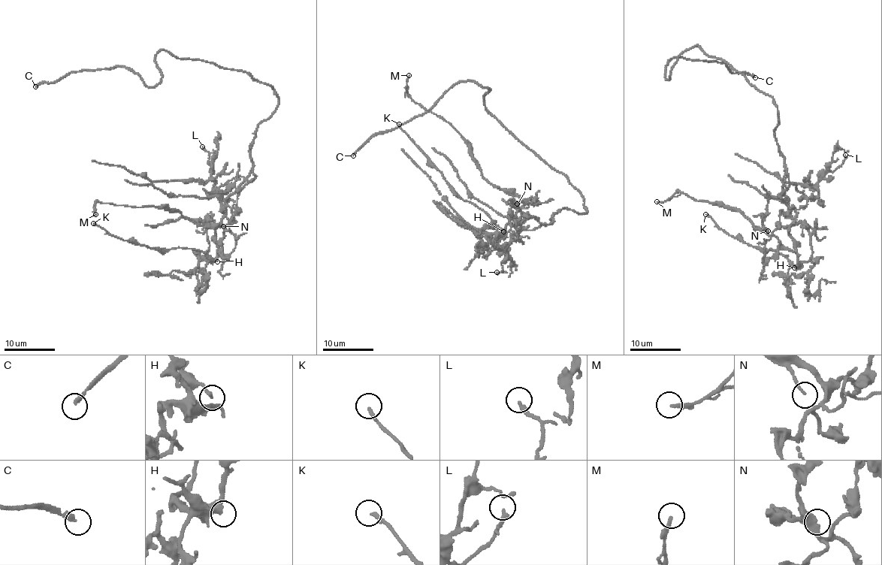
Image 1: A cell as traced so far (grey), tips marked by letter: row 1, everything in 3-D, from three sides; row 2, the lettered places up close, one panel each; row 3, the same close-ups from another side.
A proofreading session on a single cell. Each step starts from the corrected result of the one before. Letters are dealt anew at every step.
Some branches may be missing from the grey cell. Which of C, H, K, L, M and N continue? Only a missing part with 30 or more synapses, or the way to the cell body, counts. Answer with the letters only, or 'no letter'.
C

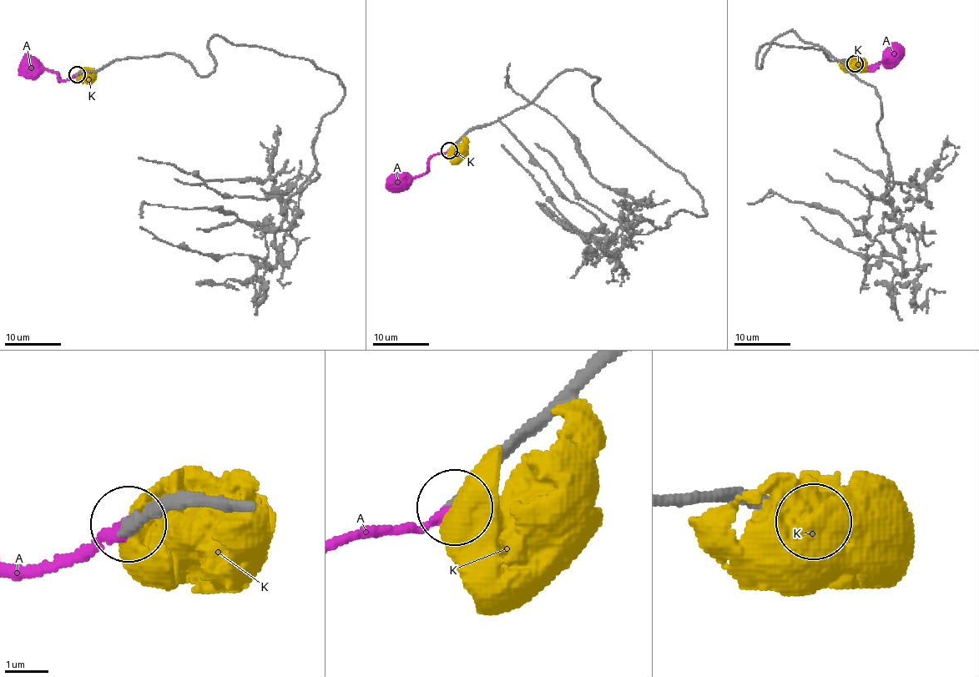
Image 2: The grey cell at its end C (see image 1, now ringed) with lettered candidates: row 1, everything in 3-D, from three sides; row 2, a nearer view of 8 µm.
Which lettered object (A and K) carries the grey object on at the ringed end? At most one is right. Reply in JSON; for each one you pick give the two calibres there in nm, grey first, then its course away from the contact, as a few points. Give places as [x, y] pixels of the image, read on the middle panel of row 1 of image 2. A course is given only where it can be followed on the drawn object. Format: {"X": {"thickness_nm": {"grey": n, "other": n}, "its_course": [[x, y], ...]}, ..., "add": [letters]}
{"A": {"thickness_nm": {"grey": 240, "other": 200}, "its_course": [[450, 149], [435, 154], [428, 161], [428, 169], [424, 173], [414, 177], [400, 175], [398, 181]]}, "add": ["A"]}

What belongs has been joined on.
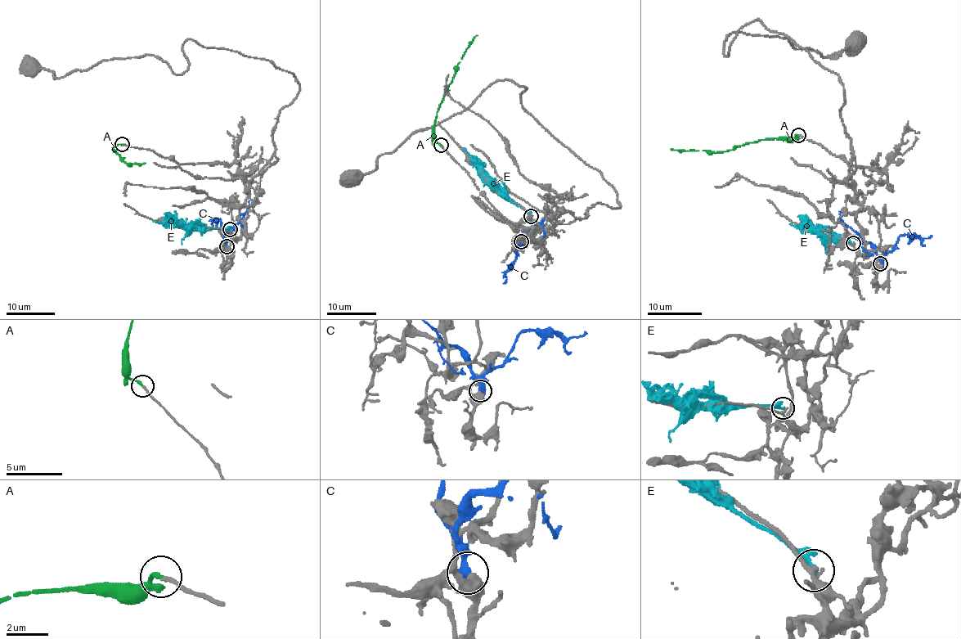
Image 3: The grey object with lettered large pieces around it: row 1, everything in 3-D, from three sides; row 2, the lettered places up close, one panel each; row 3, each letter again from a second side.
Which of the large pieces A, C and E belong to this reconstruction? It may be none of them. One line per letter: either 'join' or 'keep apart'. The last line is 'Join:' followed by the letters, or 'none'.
A: join
C: keep apart
E: keep apart
Join: A

